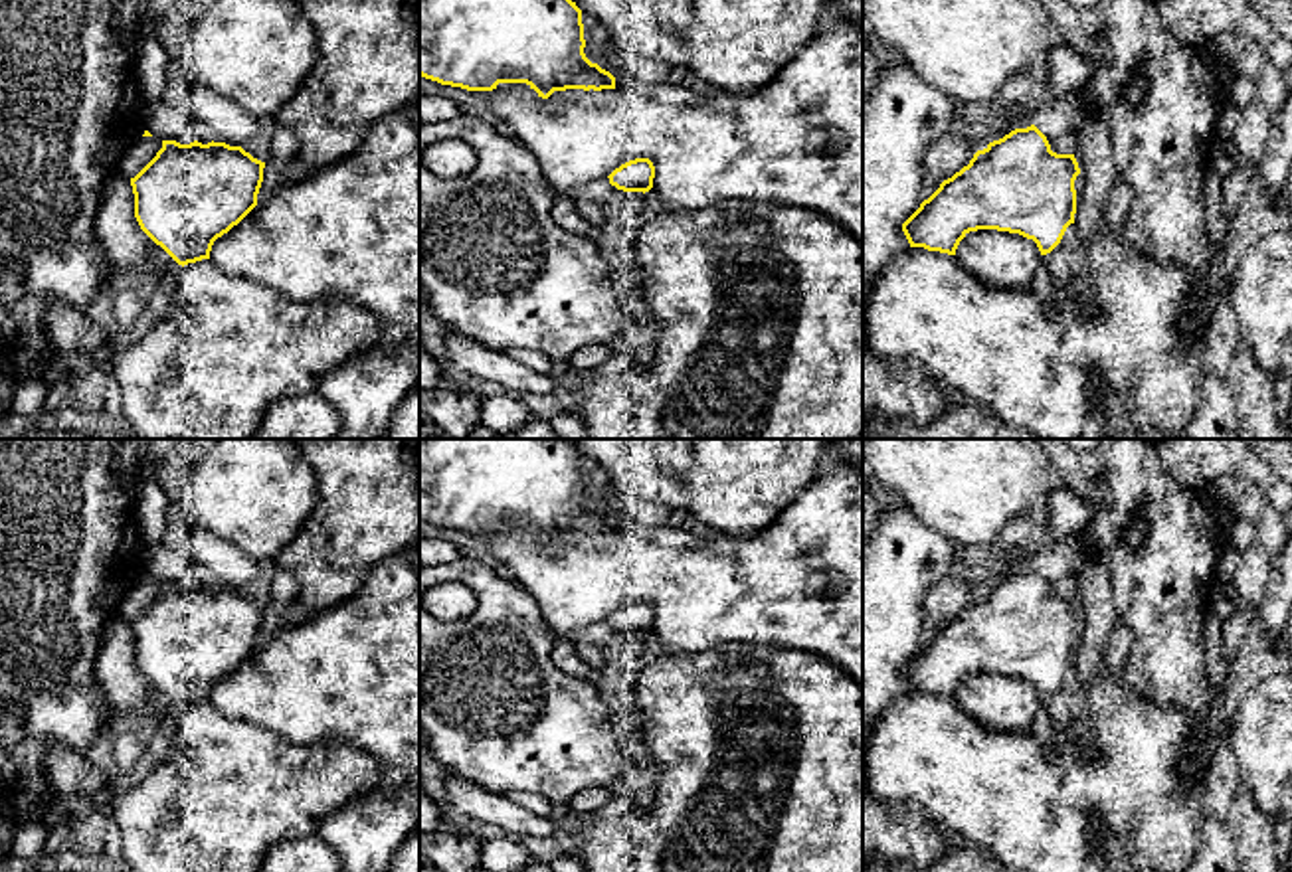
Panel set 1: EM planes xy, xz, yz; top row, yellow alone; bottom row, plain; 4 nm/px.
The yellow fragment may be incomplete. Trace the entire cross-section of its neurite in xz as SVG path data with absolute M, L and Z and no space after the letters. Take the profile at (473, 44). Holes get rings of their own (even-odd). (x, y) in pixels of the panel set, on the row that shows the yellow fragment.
M419 0L419 75L467 91L526 83L548 99L554 91L615 89L615 77L586 53L582 10L572 0Z

